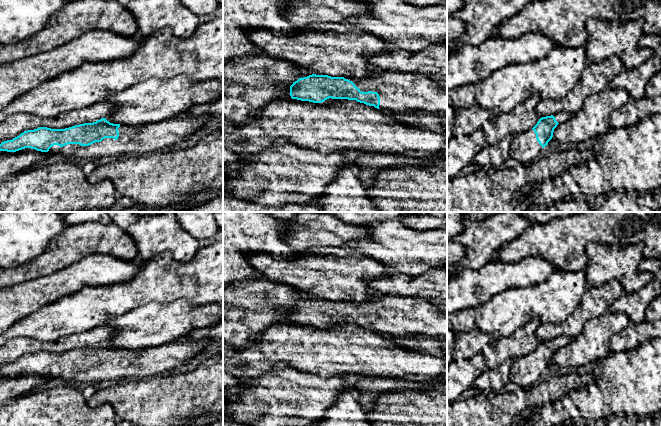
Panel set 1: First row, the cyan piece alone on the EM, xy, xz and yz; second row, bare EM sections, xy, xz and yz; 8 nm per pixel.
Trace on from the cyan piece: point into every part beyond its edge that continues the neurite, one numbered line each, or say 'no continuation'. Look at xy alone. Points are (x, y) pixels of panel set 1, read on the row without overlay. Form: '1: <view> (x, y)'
1: xy (140, 364)

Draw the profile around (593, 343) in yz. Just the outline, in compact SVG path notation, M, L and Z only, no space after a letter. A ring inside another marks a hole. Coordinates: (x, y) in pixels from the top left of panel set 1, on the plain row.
M606 312L600 317L588 320L582 332L568 345L558 348L552 363L561 370L571 367L590 367L594 362L607 357L611 352L611 337L623 331L629 324L624 313Z

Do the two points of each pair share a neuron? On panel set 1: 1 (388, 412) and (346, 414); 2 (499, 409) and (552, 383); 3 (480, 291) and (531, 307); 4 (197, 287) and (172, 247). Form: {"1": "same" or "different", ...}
{"1": "different", "2": "same", "3": "different", "4": "same"}

